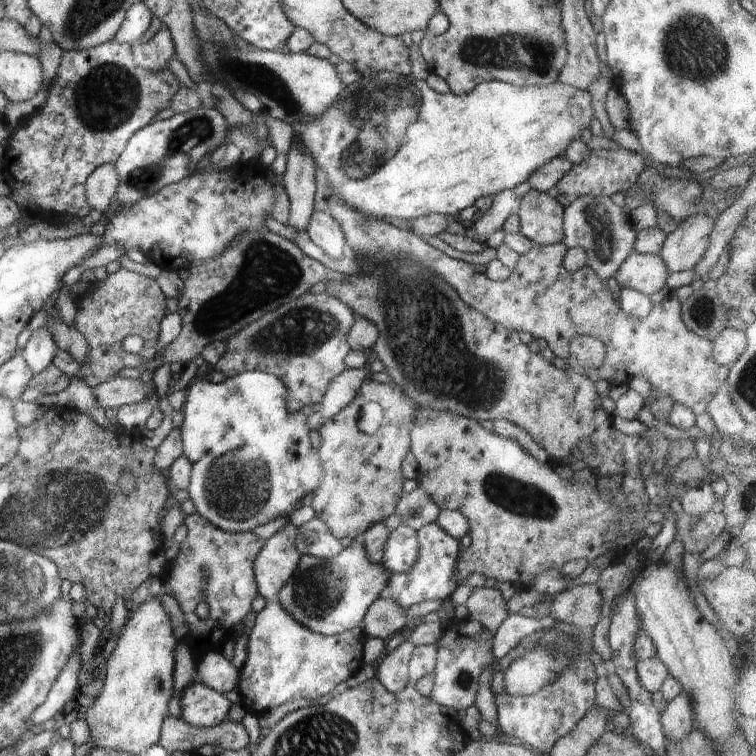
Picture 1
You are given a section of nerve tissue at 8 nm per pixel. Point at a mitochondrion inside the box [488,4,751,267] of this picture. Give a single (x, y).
(693, 49)

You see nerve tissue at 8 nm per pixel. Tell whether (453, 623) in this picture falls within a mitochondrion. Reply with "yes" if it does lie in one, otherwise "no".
no

